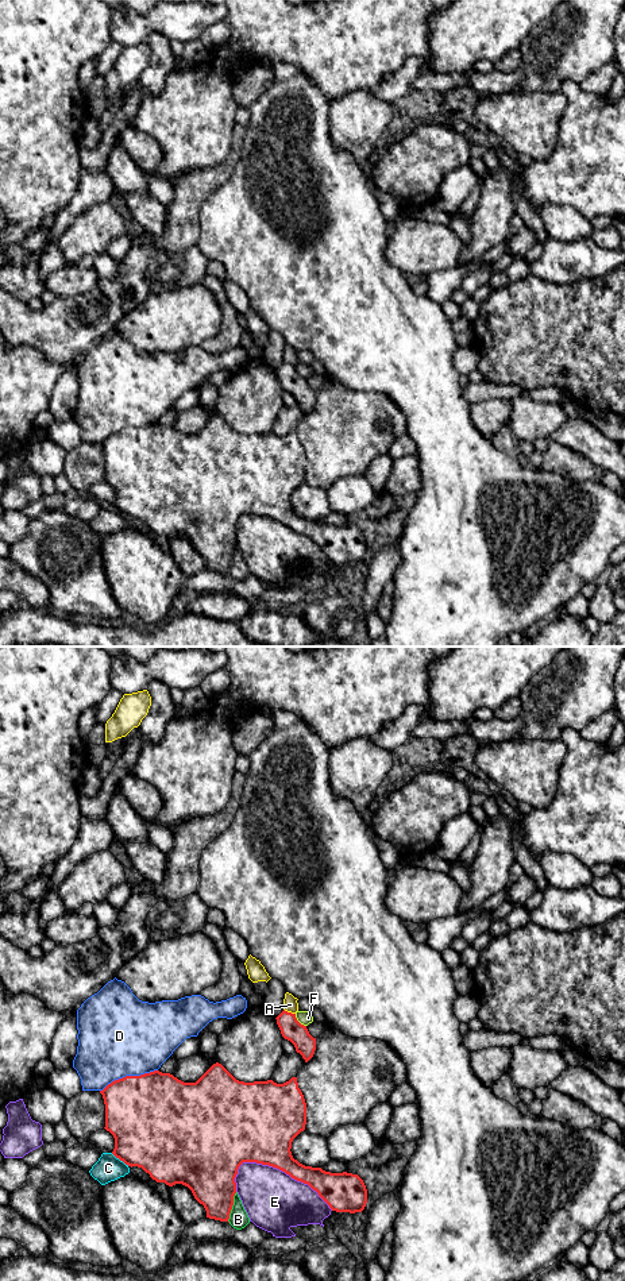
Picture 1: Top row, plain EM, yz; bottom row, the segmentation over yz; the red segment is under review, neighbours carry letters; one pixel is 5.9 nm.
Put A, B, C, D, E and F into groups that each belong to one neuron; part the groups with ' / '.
A / B / C / D / E / F

